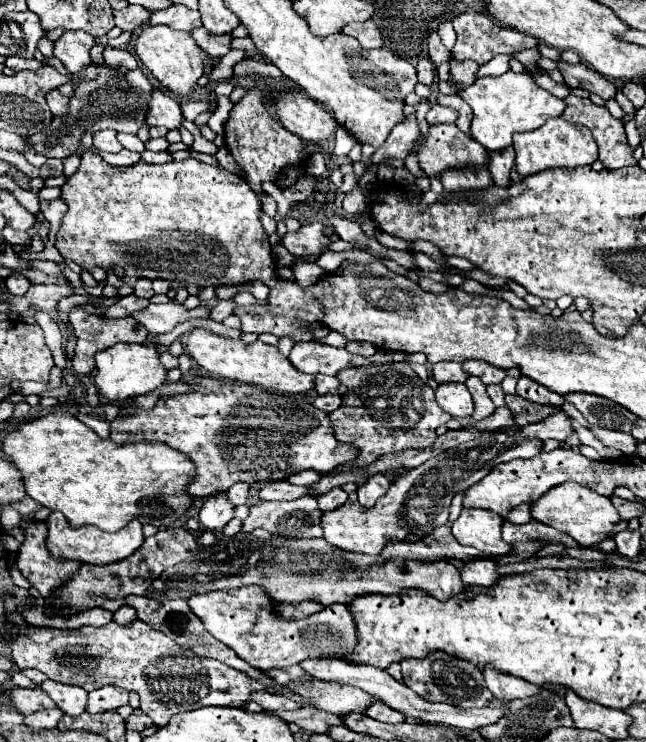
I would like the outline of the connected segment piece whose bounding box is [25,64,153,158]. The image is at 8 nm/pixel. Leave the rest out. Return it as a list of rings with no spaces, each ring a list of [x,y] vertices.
[[[99,64],[97,78],[93,80],[73,78],[71,82],[75,84],[75,90],[73,96],[69,98],[67,114],[53,118],[49,124],[49,132],[37,132],[25,138],[27,146],[33,148],[37,154],[43,154],[47,158],[65,158],[77,150],[79,140],[83,138],[85,132],[95,134],[111,128],[115,132],[137,134],[137,130],[145,124],[145,112],[149,110],[147,106],[153,86],[141,68],[127,70],[123,74],[121,70],[113,70],[109,66]]]

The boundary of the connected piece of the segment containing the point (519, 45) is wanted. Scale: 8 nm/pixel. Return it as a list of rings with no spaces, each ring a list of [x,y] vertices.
[[[463,12],[453,20],[455,32],[457,32],[457,42],[451,50],[451,56],[455,60],[473,60],[479,66],[489,62],[495,54],[515,54],[525,48],[535,48],[539,42],[523,32],[517,32],[515,28],[503,26],[501,22],[493,20],[493,16],[483,14],[483,12]]]

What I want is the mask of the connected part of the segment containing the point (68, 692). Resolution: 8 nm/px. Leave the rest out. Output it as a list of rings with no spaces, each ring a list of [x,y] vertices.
[[[45,680],[41,688],[49,694],[49,698],[69,716],[81,716],[87,704],[87,692],[79,686],[69,686],[53,680]]]

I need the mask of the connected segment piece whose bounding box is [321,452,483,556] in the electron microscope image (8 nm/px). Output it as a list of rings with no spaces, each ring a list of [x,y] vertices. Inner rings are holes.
[[[441,452],[439,456],[429,458],[425,464],[421,464],[421,468],[413,468],[407,476],[401,476],[401,480],[397,478],[395,482],[391,482],[389,492],[379,498],[373,508],[363,508],[359,502],[347,500],[341,508],[323,512],[323,538],[335,548],[347,552],[379,556],[387,542],[405,540],[409,534],[425,538],[431,536],[439,526],[447,524],[453,494],[467,490],[481,478],[483,476],[471,476],[471,472],[467,470],[455,470],[455,452],[451,452],[451,456],[447,456],[447,452]]]

